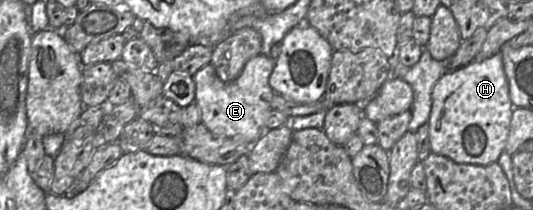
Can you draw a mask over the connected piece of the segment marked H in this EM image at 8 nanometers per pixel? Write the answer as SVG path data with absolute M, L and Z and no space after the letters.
M501 52L481 62L447 71L432 91L428 124L431 152L458 163L487 165L503 152L510 129L513 103Z

